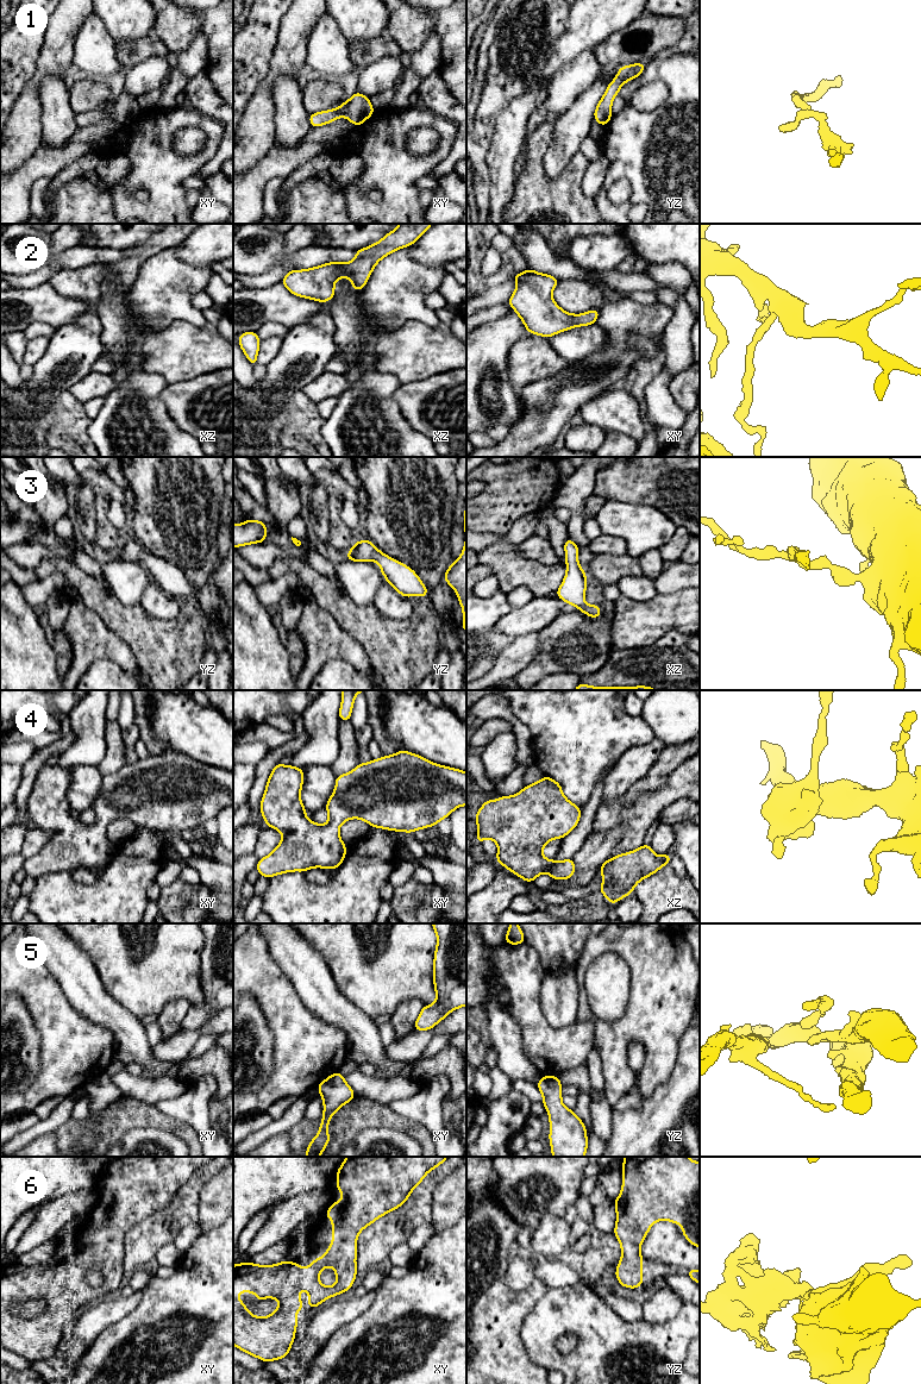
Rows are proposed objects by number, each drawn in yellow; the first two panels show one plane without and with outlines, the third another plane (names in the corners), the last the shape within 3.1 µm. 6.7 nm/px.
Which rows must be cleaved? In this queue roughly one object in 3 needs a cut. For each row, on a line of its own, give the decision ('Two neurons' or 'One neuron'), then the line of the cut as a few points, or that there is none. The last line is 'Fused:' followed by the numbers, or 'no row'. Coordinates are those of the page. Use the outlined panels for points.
1: One neuron. No split
2: One neuron. No split
3: One neuron. No split
4: One neuron. No split
5: One neuron. No split
6: One neuron. No split
Fused: no row

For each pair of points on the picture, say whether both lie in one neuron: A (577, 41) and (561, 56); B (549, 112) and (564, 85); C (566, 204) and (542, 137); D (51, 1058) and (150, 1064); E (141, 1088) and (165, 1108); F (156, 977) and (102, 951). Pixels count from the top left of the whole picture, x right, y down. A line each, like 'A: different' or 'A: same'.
A: same
B: same
C: same
D: different
E: different
F: same

